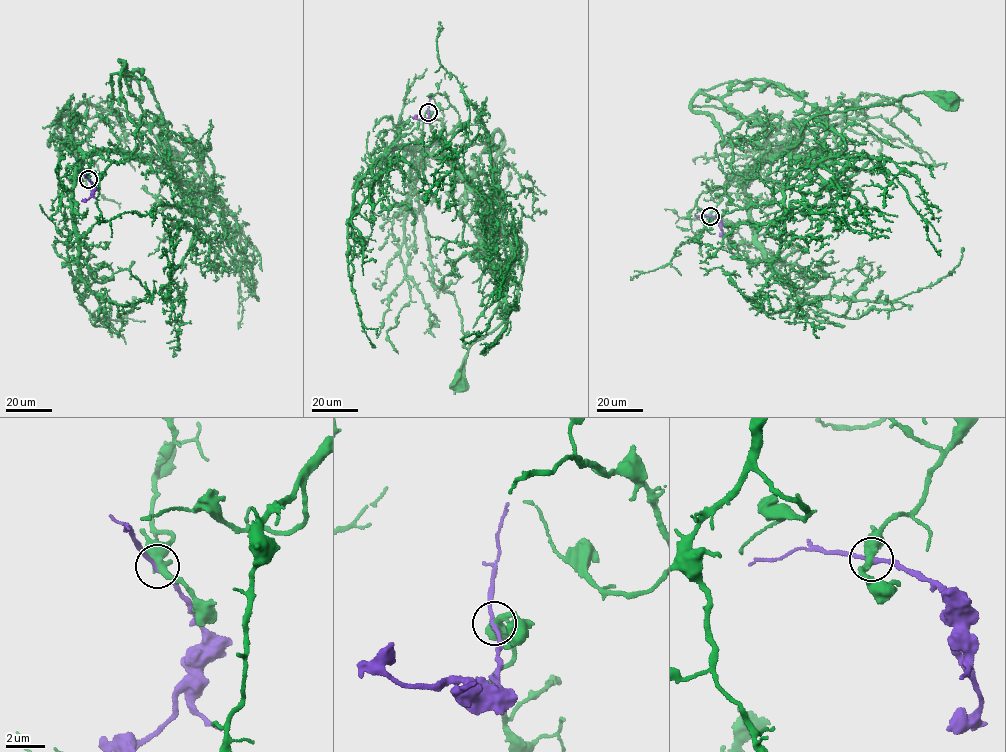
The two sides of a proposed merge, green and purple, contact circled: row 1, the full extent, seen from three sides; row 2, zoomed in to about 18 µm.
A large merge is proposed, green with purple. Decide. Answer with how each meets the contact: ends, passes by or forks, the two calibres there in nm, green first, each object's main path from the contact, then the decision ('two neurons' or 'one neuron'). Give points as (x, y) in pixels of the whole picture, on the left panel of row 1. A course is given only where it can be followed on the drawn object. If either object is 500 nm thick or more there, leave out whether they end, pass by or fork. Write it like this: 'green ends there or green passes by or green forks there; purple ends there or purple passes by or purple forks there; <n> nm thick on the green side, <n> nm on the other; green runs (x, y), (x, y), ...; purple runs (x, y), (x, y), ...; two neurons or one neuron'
green passes by; purple passes by; 440 nm thick on the green side, 240 nm on the other; green runs (88, 179), (87, 155), (97, 148), (187, 162), (211, 149), (167, 138), (170, 153); purple runs (88, 179), (93, 192), (81, 200); one neuron

